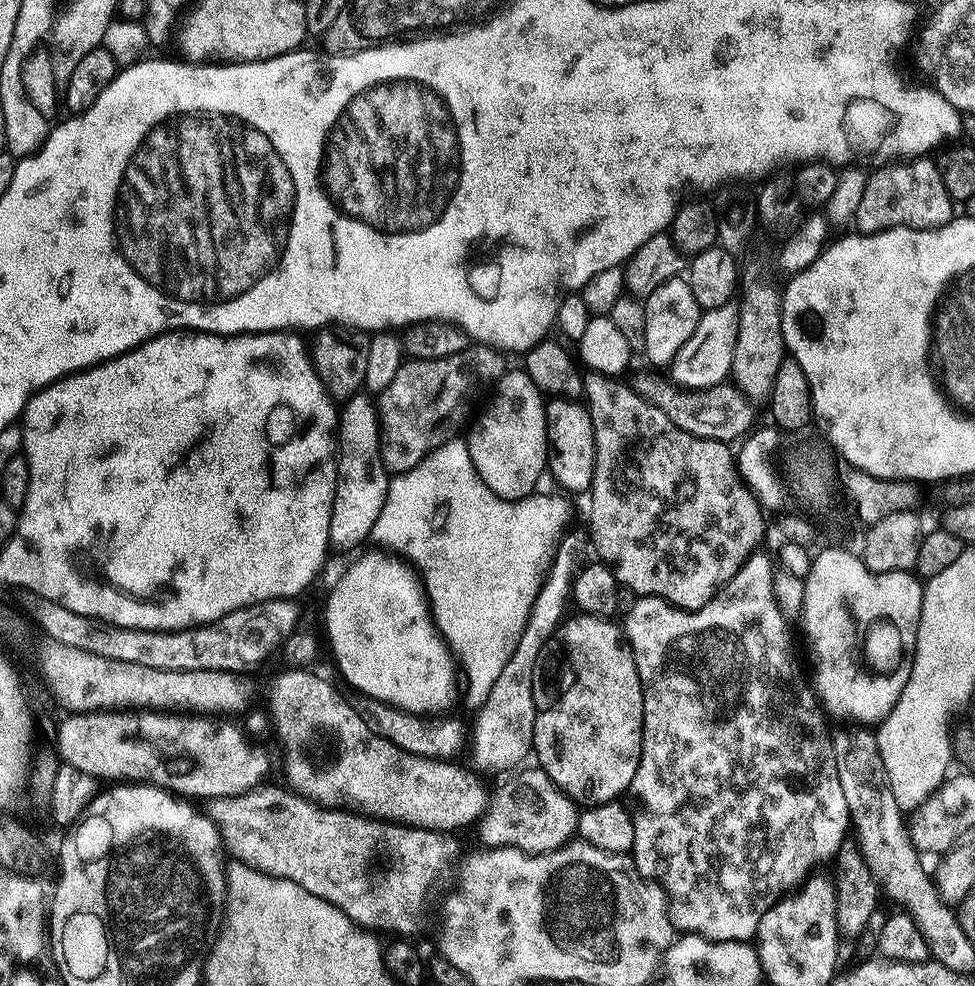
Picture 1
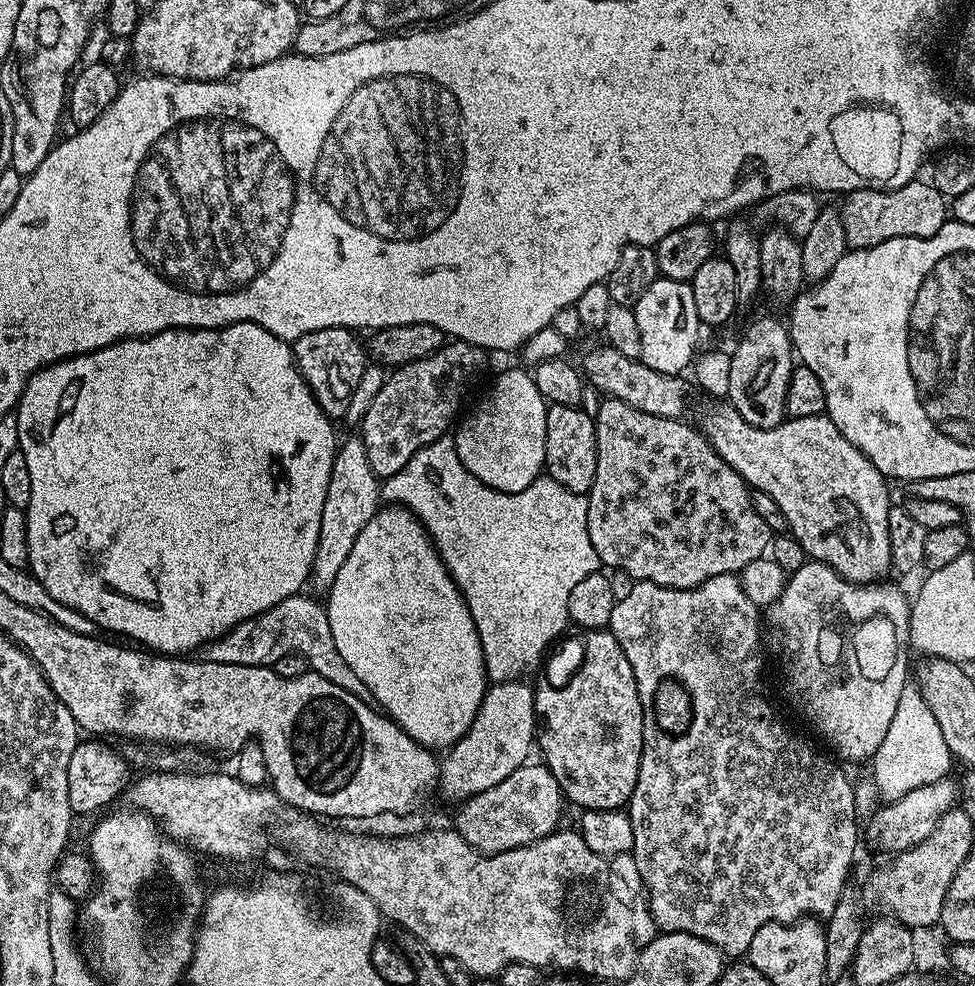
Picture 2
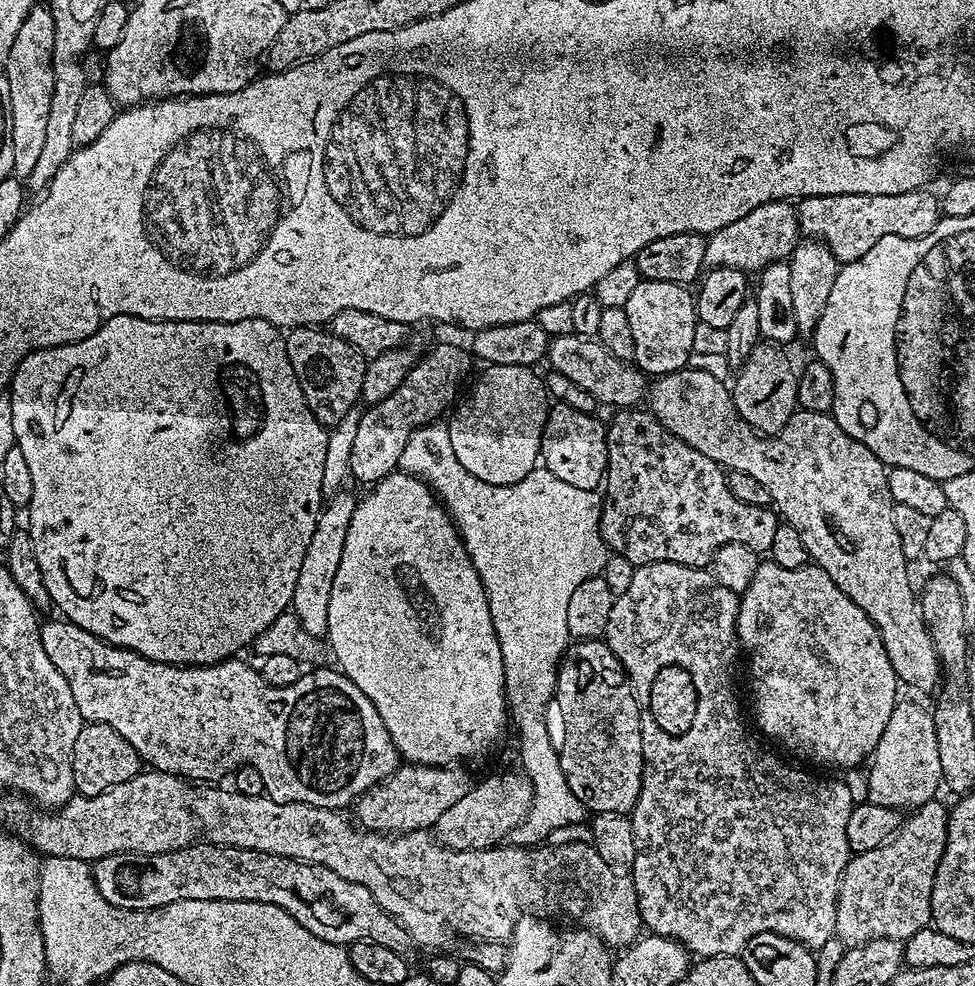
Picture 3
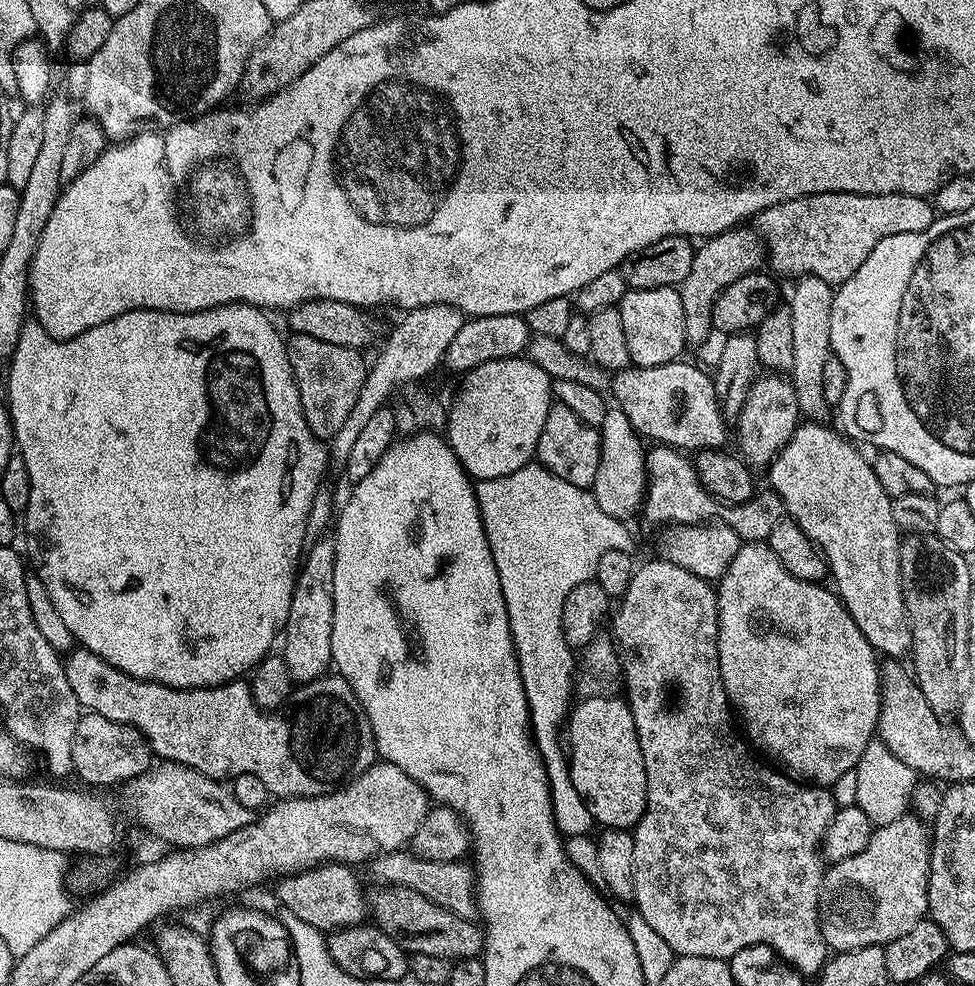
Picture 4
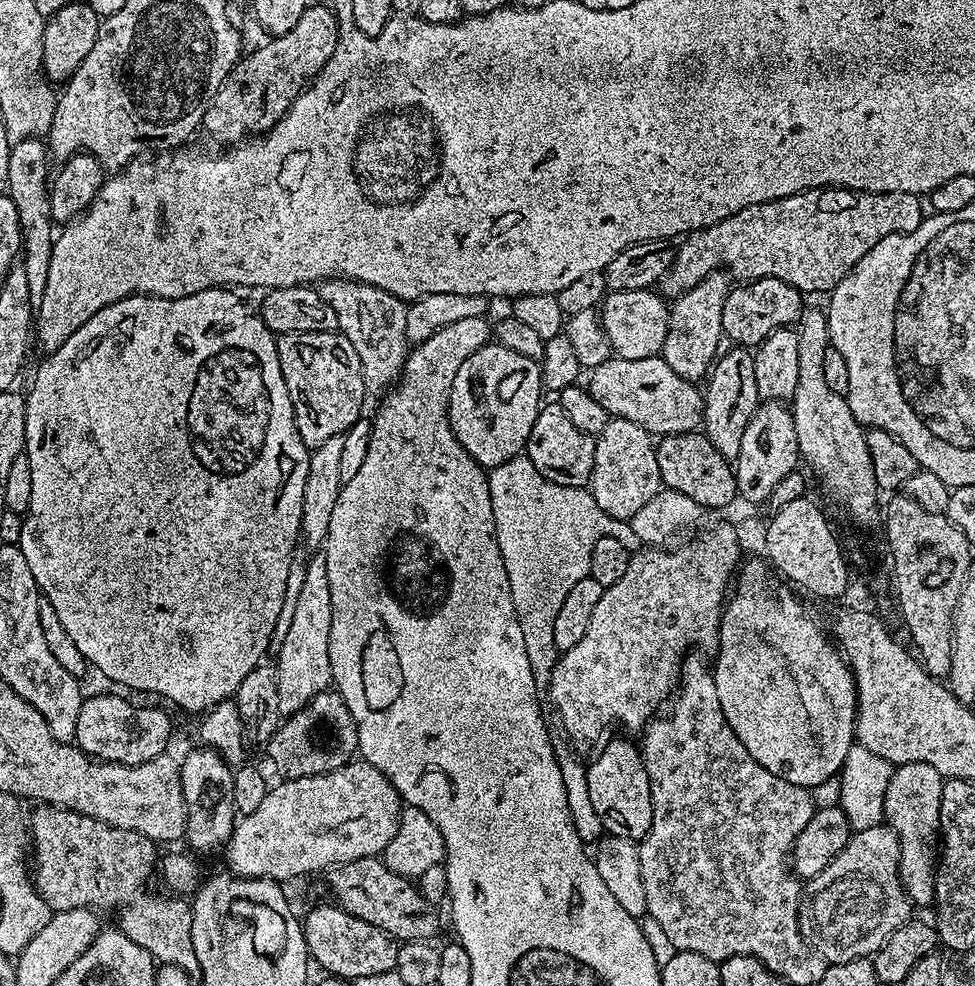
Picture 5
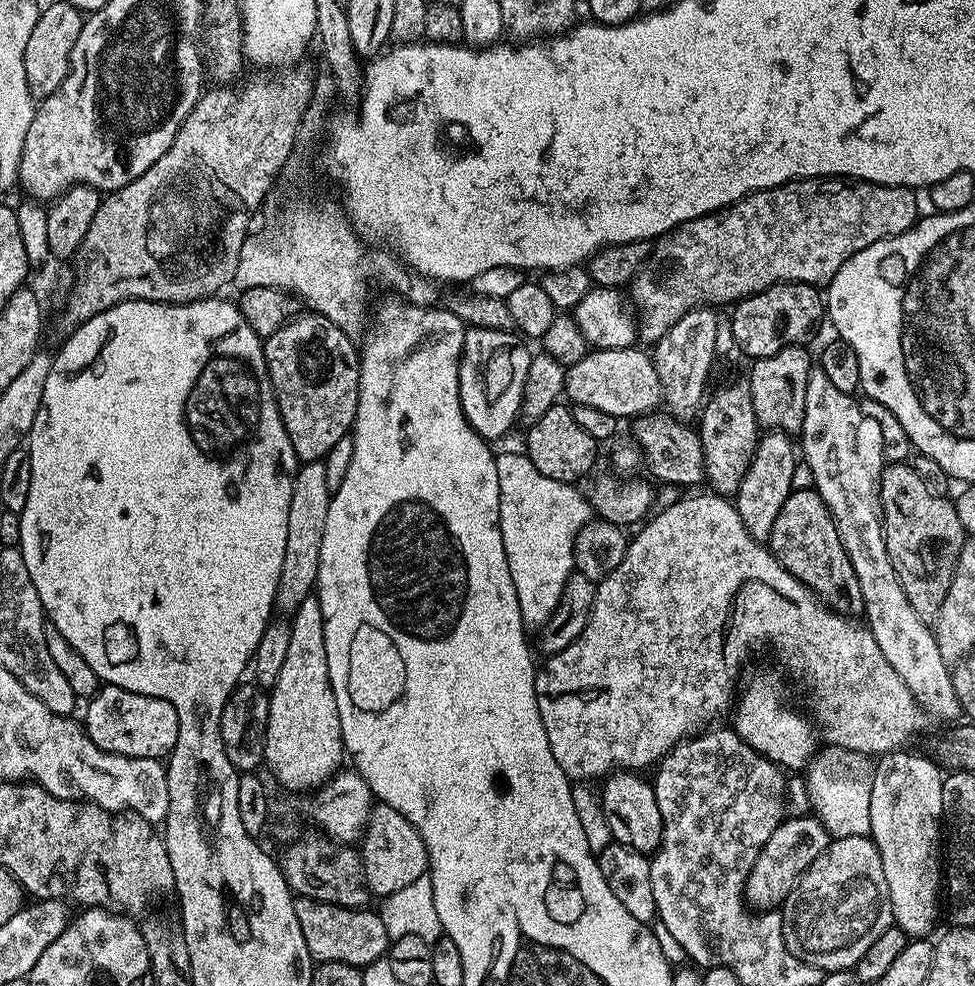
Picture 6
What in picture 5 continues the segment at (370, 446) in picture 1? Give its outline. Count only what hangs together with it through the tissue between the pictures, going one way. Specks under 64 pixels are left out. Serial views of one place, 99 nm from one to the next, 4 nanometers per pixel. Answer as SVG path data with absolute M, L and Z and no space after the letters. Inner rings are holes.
M323 554L311 557L306 566L306 578L298 602L294 602L294 618L286 642L275 653L274 667L278 678L278 706L281 713L291 714L312 703L312 699L333 687L330 670L330 578L326 578L326 558Z

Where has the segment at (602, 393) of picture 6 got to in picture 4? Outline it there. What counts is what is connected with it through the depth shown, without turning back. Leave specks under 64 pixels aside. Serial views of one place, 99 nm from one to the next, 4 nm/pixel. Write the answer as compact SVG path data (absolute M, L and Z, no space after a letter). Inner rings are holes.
M684 363L624 368L611 377L611 399L625 412L639 435L649 436L656 444L681 450L723 449L729 425L720 412L715 379L702 369Z

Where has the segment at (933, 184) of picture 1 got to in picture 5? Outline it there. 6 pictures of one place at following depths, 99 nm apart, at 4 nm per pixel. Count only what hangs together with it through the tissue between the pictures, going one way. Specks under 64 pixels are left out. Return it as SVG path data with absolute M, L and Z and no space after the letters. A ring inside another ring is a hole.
M807 188L805 192L793 196L746 206L746 210L738 210L738 214L714 226L687 233L679 241L674 262L658 288L665 297L675 298L702 282L702 278L706 278L711 272L727 270L731 279L736 282L777 276L802 294L831 294L838 282L842 282L842 278L850 274L856 263L866 258L866 254L870 254L870 250L878 246L878 242L882 242L882 238L918 230L918 226L926 218L926 208L924 212L923 207L925 205L921 197L914 194L855 192L852 188Z

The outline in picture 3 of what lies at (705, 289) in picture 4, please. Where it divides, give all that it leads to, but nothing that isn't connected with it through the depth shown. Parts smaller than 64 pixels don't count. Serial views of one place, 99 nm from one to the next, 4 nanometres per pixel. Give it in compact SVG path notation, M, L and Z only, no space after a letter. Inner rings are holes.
M771 200L758 206L758 210L750 210L738 222L730 222L730 226L711 233L706 239L704 263L708 268L740 268L752 274L768 264L787 261L801 239L795 207L787 200Z

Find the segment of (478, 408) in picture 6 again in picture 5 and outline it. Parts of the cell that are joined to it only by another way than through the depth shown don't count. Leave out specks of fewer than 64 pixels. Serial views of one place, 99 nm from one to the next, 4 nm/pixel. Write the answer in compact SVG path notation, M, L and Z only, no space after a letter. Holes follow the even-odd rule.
M490 342L482 346L482 350L474 350L474 354L462 362L450 390L448 421L458 442L462 442L466 452L481 468L491 470L502 466L502 462L510 462L527 449L530 430L534 430L534 418L538 418L542 407L541 376L542 368L537 361L526 358L526 354L518 354L518 350L510 350L499 342Z

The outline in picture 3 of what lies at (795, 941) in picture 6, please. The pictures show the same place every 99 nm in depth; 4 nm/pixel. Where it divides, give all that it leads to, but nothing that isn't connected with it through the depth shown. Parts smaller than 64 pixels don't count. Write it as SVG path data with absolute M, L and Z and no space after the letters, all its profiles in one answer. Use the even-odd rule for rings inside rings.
M940 798L927 800L903 821L892 839L849 859L838 886L835 939L848 948L871 940L903 942L932 924L934 876L946 850L949 811Z

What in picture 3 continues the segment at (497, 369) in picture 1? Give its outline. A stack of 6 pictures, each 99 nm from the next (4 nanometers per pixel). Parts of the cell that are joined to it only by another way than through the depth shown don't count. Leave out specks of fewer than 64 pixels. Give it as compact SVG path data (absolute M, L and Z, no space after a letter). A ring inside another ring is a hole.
M440 344L417 359L394 394L382 398L382 402L365 407L355 433L354 446L351 447L351 479L356 479L363 486L375 486L379 480L397 471L402 450L406 442L410 442L410 434L422 426L439 421L453 407L457 399L456 391L465 387L464 379L472 364L474 357L467 347Z

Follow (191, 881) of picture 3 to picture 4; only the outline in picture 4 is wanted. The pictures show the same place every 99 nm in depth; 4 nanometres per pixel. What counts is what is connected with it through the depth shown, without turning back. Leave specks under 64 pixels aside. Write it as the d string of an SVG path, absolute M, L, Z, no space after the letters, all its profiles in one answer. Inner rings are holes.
M331 862L306 871L285 875L277 884L276 892L282 908L294 914L300 921L323 932L333 932L339 928L350 928L363 923L367 917L367 897L365 889L356 878L349 865Z

